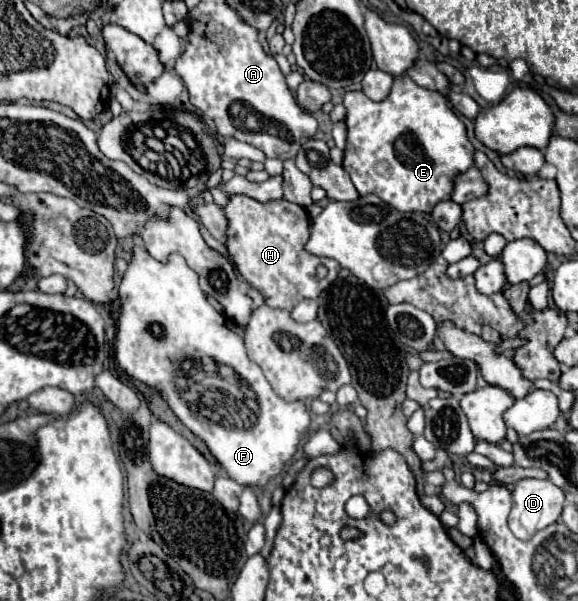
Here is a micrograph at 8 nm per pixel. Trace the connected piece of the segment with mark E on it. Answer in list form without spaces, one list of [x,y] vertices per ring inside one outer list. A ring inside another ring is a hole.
[[[410,76],[394,78],[392,92],[384,102],[372,102],[364,92],[346,92],[344,106],[348,110],[348,142],[342,168],[352,178],[360,196],[376,194],[398,212],[430,214],[438,202],[450,200],[454,178],[474,166],[474,146],[466,136],[464,122],[450,110],[448,100],[440,92],[418,86]],[[346,156],[354,156],[354,164],[346,164]]]

